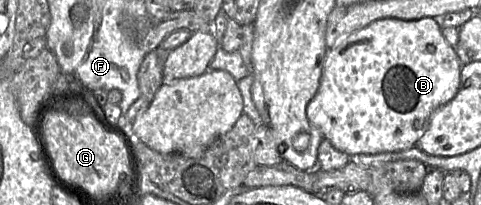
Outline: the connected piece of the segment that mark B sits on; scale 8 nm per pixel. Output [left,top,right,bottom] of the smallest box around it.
[306,17,463,158]

